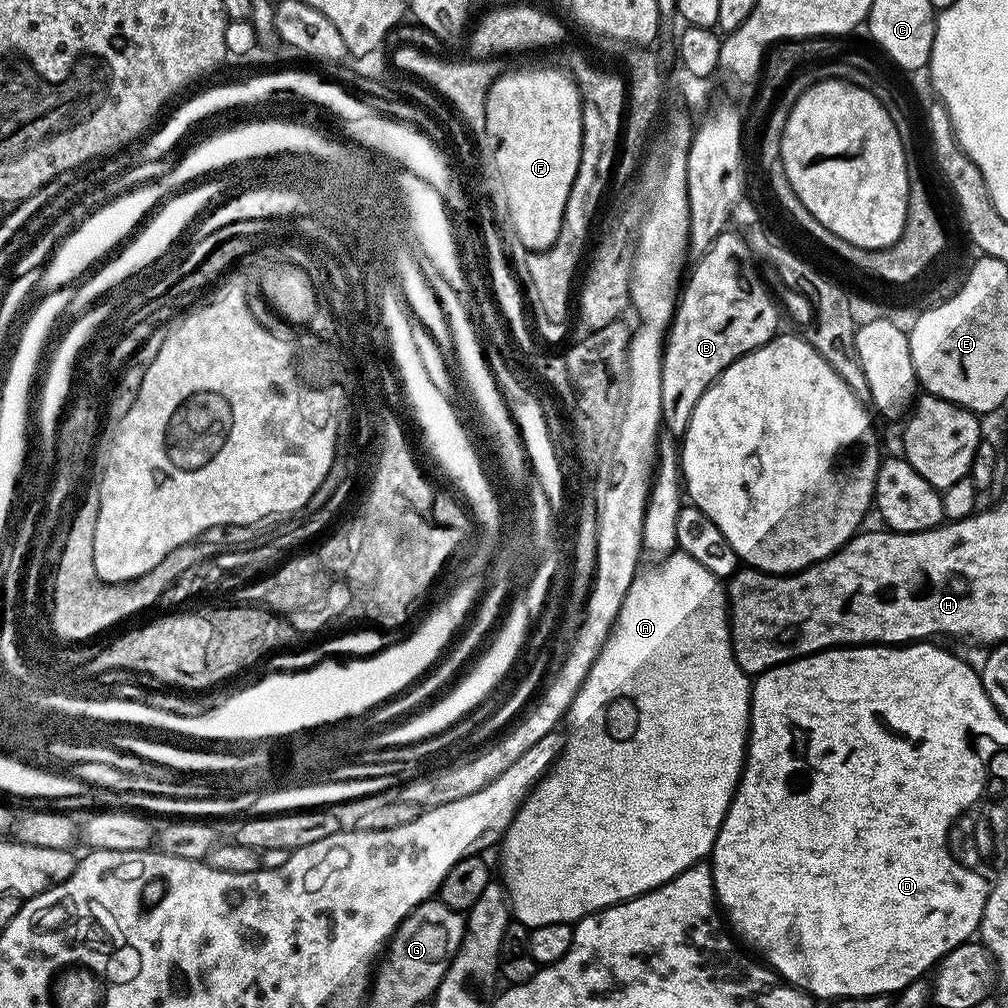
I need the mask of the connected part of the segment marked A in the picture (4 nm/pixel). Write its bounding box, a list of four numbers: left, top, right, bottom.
[502,550,752,930]

